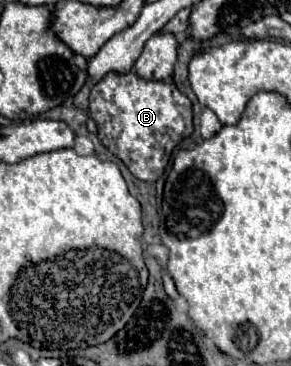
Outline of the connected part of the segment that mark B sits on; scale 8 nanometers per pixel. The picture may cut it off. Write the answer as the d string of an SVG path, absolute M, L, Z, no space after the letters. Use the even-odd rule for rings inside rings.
M111 71L95 83L89 95L89 113L99 123L101 143L141 181L155 181L161 177L175 145L193 131L193 109L189 97L183 95L175 83L149 81L135 71ZM107 123L111 129L109 133L103 129Z

